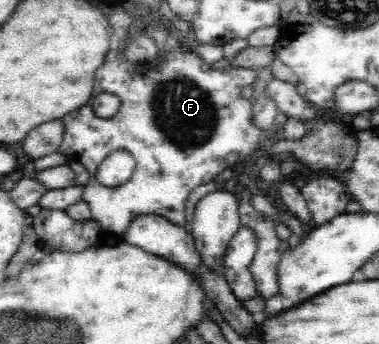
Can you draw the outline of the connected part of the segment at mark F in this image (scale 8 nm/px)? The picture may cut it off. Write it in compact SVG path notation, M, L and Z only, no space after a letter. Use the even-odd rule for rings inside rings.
M112 47L104 66L96 72L94 96L112 94L120 100L114 116L102 118L94 113L94 106L82 106L64 118L64 136L58 152L67 160L82 164L90 173L83 200L89 206L91 219L102 228L104 236L120 238L132 219L143 214L157 214L172 224L185 224L184 201L196 186L208 184L218 174L242 165L252 157L254 150L263 140L265 133L254 124L250 101L242 96L242 90L254 82L254 72L244 68L222 68L210 70L198 56L184 52L168 52L168 64L162 72L154 72L156 66L134 66L125 55ZM119 150L132 154L135 170L123 188L106 188L96 177L100 164Z

